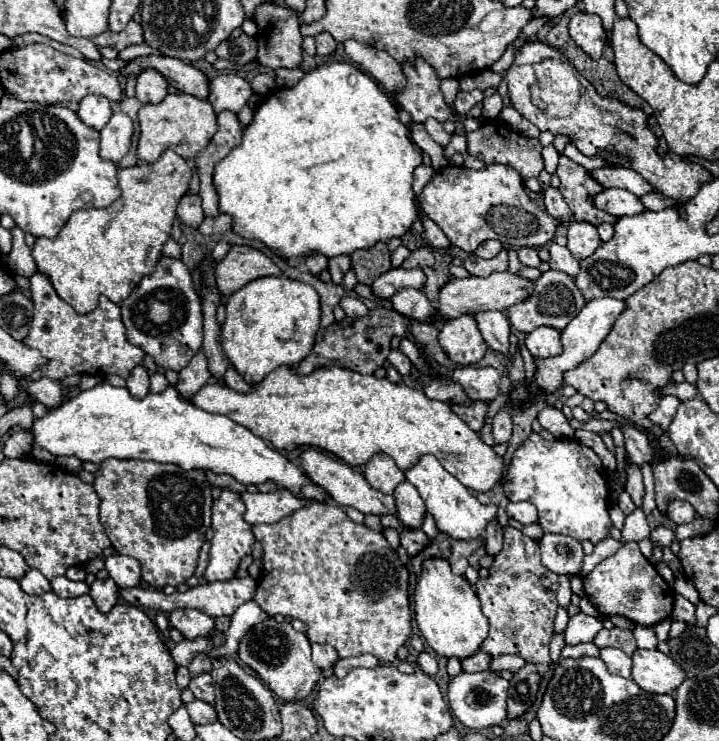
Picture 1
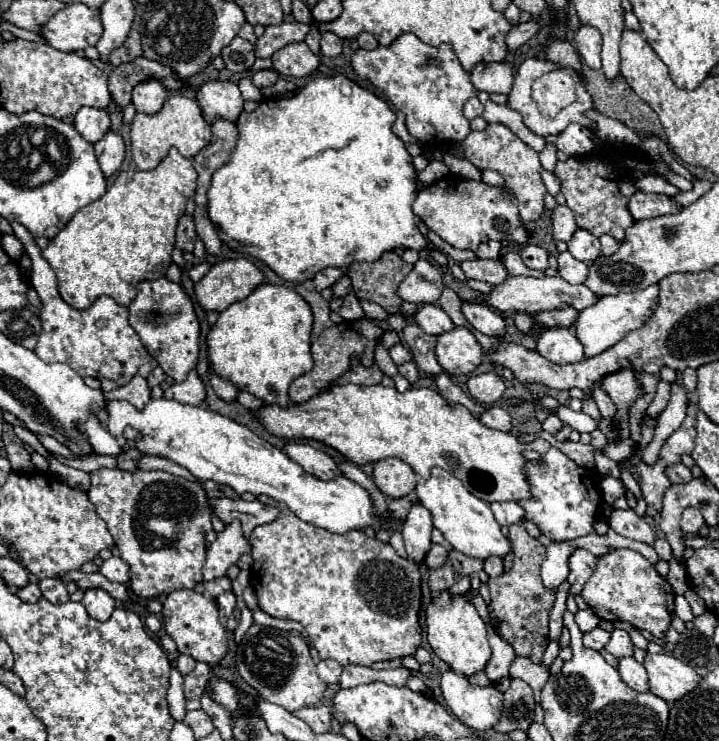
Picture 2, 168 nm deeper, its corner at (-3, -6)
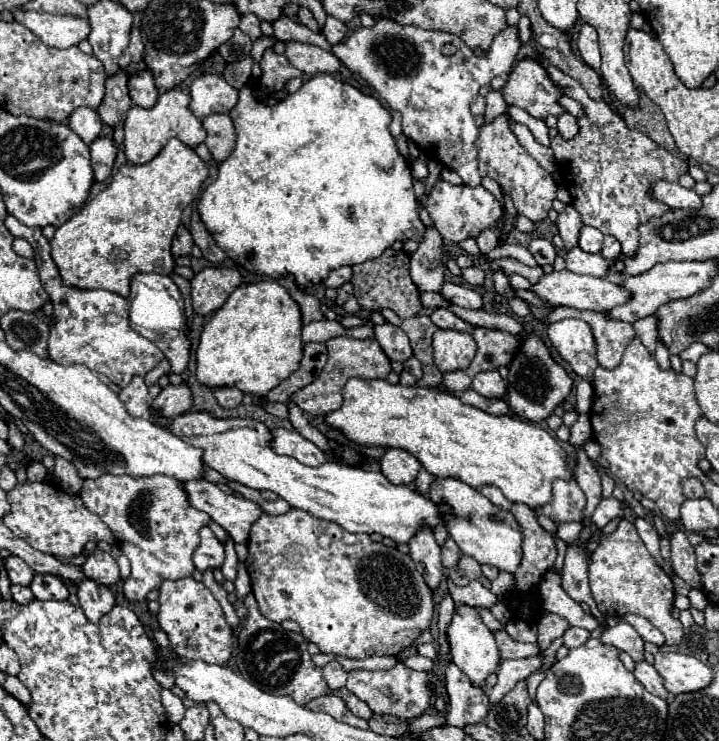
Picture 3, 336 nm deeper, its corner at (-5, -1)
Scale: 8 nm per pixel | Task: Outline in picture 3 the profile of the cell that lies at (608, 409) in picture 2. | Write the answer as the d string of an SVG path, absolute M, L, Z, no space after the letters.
M564 319L548 327L548 339L558 355L574 369L576 375L594 381L596 345L588 323L580 319Z

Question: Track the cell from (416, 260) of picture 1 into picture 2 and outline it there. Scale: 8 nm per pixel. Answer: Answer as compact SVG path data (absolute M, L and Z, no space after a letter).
M386 252L376 262L354 262L348 266L354 294L382 306L388 314L402 314L402 298L396 294L400 282L412 270L396 252Z

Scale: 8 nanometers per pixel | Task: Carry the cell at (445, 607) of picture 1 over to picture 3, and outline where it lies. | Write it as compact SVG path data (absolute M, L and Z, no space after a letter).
M456 605L456 611L454 611L452 621L448 625L448 631L446 631L446 639L448 639L448 645L450 645L452 661L466 673L466 677L474 685L482 687L486 677L498 669L500 653L498 653L494 635L482 623L482 619L480 619L480 615L478 615L478 611L474 607L470 607L470 605Z

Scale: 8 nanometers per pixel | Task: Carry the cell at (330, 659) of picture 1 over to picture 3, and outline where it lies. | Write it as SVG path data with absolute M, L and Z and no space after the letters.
M330 661L328 665L322 667L322 673L324 673L324 679L328 683L330 689L340 689L346 685L346 671L342 669L342 665L338 661Z

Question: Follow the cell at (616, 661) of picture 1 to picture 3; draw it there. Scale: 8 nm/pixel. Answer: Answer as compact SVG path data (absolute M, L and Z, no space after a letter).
M638 661L636 667L634 667L634 677L636 677L652 695L658 695L658 697L662 697L662 699L668 699L668 691L664 689L658 671L656 671L650 663Z

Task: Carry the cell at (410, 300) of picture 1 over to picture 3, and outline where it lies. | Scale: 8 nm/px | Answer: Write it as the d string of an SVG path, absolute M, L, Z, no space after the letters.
M434 309L434 313L430 315L430 319L434 321L434 325L436 327L440 327L440 329L458 329L458 331L468 331L468 333L472 333L472 325L470 323L466 323L466 321L462 321L460 317L456 317L452 311L448 311L448 309Z

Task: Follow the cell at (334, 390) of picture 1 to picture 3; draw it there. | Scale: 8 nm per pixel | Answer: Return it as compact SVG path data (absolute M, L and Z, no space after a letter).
M352 377L342 389L344 403L338 411L330 411L326 415L326 425L338 429L346 435L348 441L362 447L396 447L412 453L424 469L434 477L458 477L474 489L482 489L482 485L498 487L504 497L512 503L526 503L536 509L552 499L552 481L554 479L570 479L570 471L566 467L566 453L558 445L558 441L544 429L527 421L519 421L508 415L496 417L484 413L472 405L462 403L456 395L442 393L428 387L404 387L392 385L384 379L364 381Z

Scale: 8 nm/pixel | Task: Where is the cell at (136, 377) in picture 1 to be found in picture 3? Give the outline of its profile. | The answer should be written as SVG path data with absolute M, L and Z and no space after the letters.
M134 377L118 397L132 417L150 417L150 397L142 377Z

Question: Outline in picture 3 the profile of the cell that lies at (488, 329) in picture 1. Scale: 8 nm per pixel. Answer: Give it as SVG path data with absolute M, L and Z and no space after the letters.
M444 283L442 291L440 291L450 303L460 305L460 307L468 307L468 309L482 309L482 295L476 293L470 287L462 287L462 285L454 285L454 283Z

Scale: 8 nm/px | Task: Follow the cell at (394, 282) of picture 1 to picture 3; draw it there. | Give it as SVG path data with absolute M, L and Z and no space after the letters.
M426 229L418 251L410 257L410 277L420 291L440 291L444 285L442 237L436 229Z

